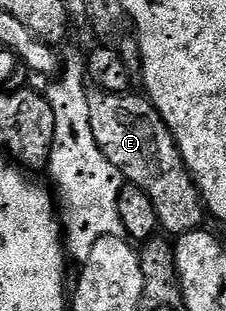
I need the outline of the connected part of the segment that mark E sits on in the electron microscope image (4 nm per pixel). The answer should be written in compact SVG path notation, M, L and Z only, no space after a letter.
M93 88L88 94L90 107L90 125L93 128L94 139L97 140L97 147L102 150L106 159L118 167L129 186L142 190L149 197L153 204L156 217L159 221L159 228L165 229L171 235L181 233L193 233L205 223L206 210L204 200L200 198L200 189L196 186L184 160L180 158L180 148L176 146L172 132L166 127L162 115L152 106L147 96L132 97L122 93L106 93L102 89Z

